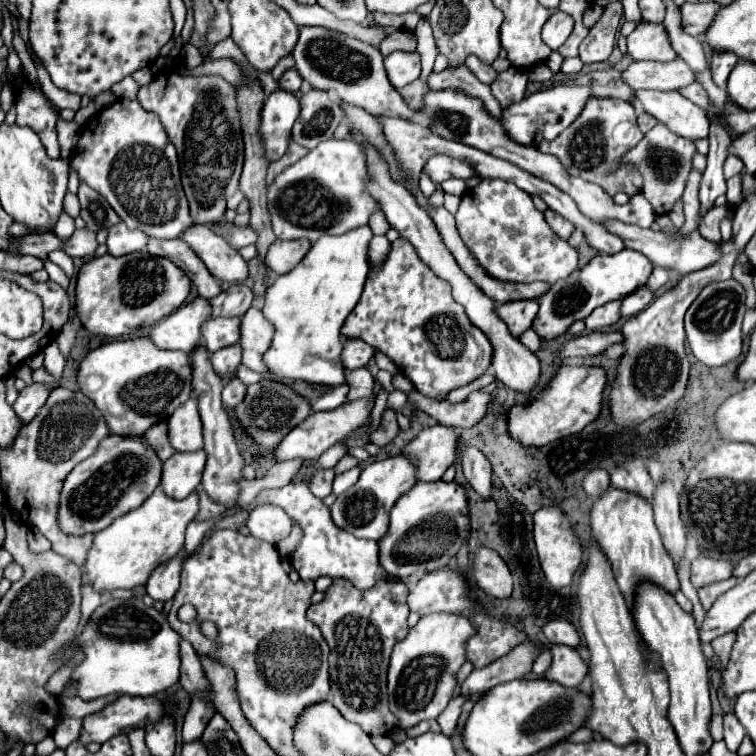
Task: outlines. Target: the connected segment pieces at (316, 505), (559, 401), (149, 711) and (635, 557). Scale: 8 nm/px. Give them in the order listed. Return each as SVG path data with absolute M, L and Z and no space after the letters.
M287 484L277 490L261 490L255 498L257 505L272 504L281 506L293 520L303 528L303 540L299 548L291 554L291 564L299 572L303 580L317 580L319 576L343 578L349 580L355 588L365 590L371 588L379 578L383 578L383 570L379 566L379 546L375 540L361 540L341 528L335 528L329 508L317 500L307 484Z
M561 366L539 396L529 404L517 404L507 412L509 436L525 446L545 446L553 440L581 432L601 412L605 372L595 366Z
M119 696L109 702L103 710L83 718L79 742L83 746L91 742L103 744L117 734L131 732L133 728L143 726L151 720L159 720L163 712L163 702L157 696Z
M611 486L607 492L597 496L597 500L591 506L591 528L593 528L593 538L597 540L603 554L613 566L617 586L621 588L629 608L633 608L635 588L641 580L655 582L671 594L679 590L679 580L673 560L665 552L665 546L661 544L661 536L653 522L651 504L643 496L635 496L633 492L617 490Z

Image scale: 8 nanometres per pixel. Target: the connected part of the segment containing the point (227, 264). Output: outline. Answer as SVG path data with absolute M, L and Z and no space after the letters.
M197 224L185 230L181 234L181 240L185 240L193 248L193 252L203 260L215 280L223 280L223 284L247 280L247 262L241 258L239 252L229 248L227 242L217 236L211 228Z

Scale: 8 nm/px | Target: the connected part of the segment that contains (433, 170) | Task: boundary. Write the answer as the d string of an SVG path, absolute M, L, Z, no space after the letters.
M443 154L429 158L429 162L425 164L425 170L429 172L431 180L439 182L439 184L443 180L449 180L449 178L467 180L467 178L479 176L479 172L471 164L465 164L465 162L457 160L457 158L449 158L449 156L443 156Z

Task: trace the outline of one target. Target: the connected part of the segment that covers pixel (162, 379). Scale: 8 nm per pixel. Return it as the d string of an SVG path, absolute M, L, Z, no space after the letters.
M145 336L115 340L91 350L77 370L79 390L105 416L111 434L143 436L153 424L167 420L191 396L191 366L185 352L161 350Z

